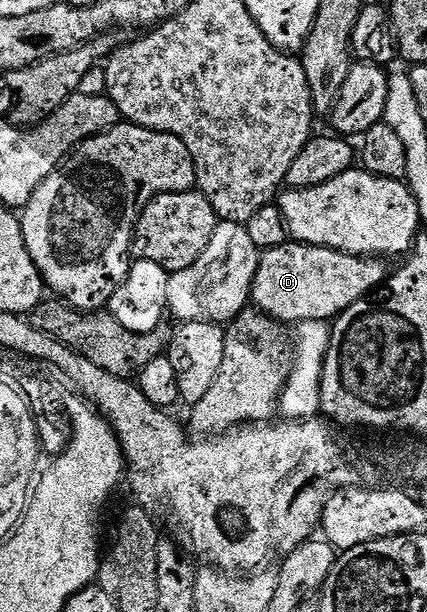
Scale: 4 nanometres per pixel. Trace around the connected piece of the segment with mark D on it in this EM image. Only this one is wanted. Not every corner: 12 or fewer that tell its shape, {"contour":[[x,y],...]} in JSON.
{"contour":[[321,245],[263,250],[251,304],[281,323],[327,321],[389,262]]}

